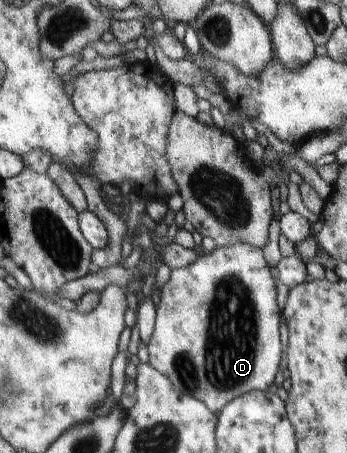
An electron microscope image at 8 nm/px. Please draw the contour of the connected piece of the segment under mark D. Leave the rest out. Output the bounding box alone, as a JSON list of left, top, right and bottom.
[146,242,283,415]

